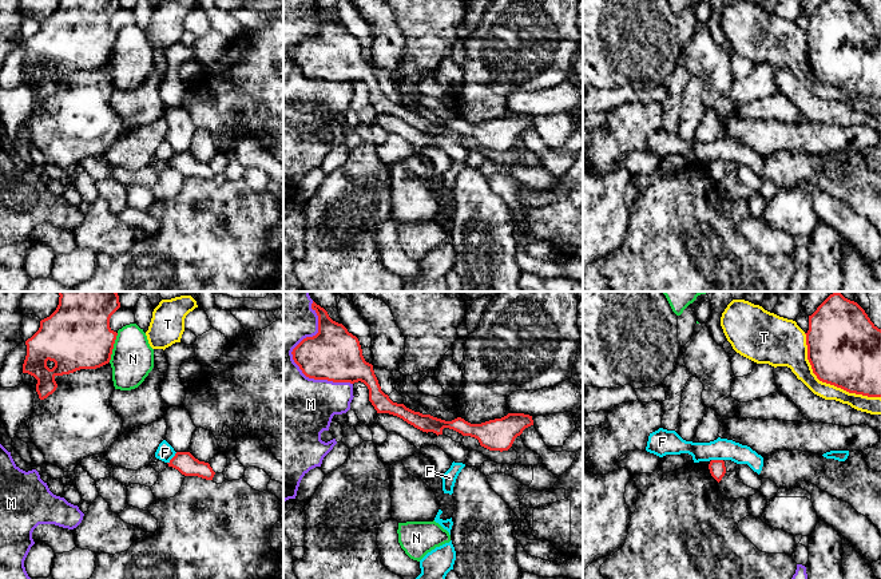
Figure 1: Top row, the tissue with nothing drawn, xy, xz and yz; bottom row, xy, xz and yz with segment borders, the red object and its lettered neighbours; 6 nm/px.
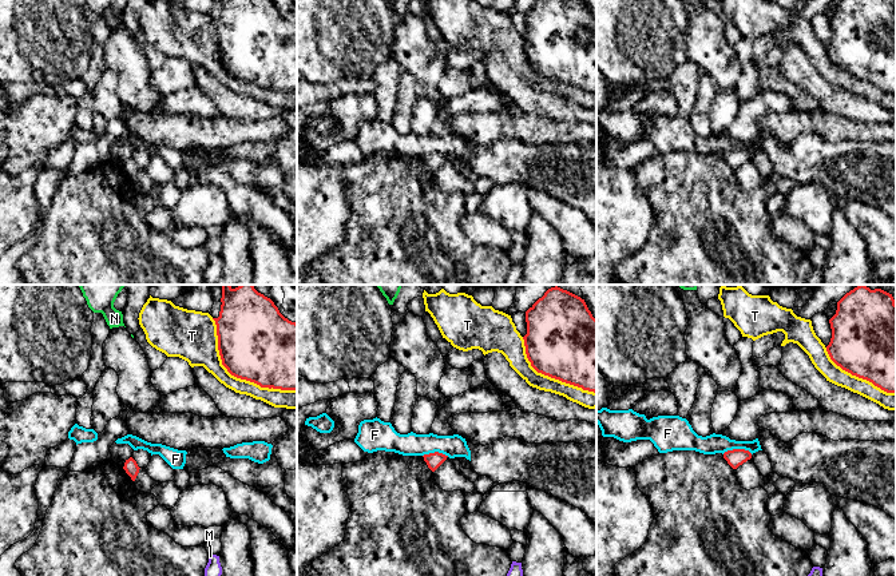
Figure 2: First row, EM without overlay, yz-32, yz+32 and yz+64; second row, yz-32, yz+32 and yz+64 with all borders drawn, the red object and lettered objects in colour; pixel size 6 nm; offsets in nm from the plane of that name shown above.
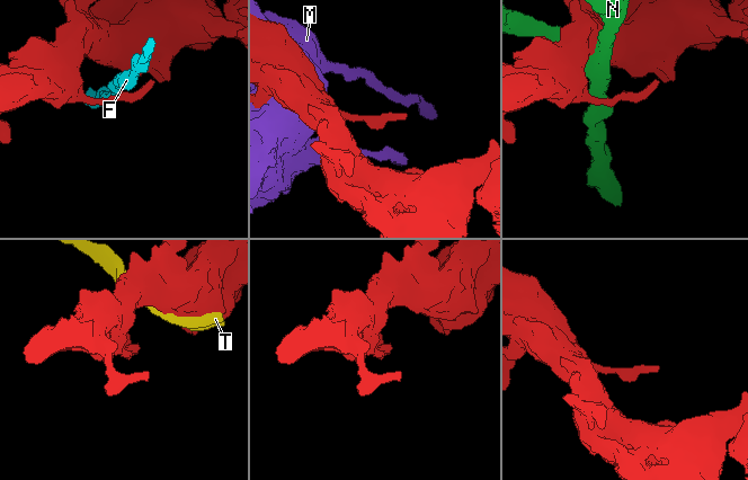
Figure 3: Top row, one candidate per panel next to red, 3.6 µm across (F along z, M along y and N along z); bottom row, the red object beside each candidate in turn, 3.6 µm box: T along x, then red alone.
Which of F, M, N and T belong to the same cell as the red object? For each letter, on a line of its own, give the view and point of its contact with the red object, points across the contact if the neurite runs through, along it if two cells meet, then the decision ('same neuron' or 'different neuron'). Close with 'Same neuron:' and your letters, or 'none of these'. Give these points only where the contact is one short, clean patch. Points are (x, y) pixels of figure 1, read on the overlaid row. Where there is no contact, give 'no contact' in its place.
F: xy (173, 457) | along xy (177, 452), (167, 463) | different neuron
M: xz (293, 359) | different neuron
N: xy (112, 348) | different neuron
T: yz (826, 383) | different neuron
Same neuron: none of these

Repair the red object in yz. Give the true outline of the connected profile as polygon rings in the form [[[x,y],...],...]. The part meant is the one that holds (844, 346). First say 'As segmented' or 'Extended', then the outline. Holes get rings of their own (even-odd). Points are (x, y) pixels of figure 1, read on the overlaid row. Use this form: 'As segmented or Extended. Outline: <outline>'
As segmented. Outline: [[[840,292],[830,294],[809,316],[809,330],[805,334],[807,360],[820,381],[849,393],[881,397],[881,329],[857,302]]]

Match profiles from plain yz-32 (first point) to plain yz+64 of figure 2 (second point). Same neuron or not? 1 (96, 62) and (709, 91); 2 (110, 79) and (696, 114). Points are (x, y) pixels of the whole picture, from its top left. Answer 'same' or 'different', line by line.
1: different
2: same

